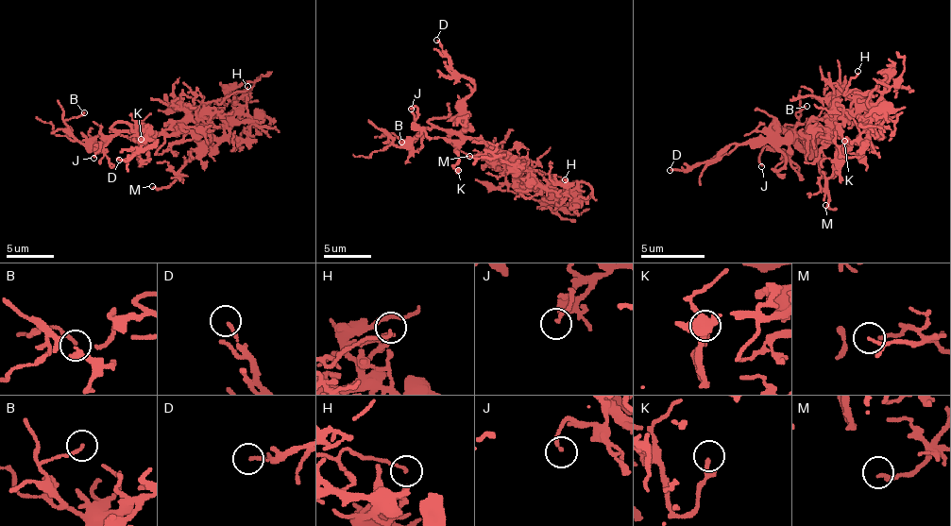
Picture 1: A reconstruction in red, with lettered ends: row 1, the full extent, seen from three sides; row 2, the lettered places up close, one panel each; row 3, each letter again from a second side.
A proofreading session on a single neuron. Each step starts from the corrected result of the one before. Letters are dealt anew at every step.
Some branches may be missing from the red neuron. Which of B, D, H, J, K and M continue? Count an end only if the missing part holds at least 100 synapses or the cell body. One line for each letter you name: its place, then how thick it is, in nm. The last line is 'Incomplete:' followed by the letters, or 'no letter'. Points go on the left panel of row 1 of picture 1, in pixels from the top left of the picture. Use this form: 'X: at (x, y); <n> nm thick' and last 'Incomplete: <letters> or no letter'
K: at (141, 139); 200 nm thick
Incomplete: K

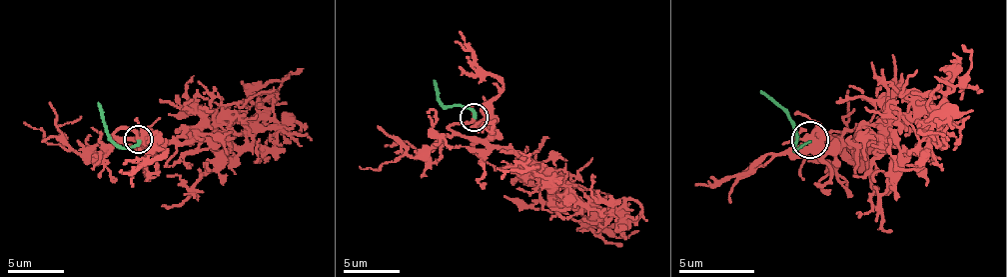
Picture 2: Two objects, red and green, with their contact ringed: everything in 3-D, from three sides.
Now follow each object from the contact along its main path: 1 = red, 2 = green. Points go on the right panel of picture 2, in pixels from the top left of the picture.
1: (810, 139), (829, 147), (871, 143), (893, 121), (927, 117), (972, 68), (972, 53), (961, 45)
2: (810, 139), (795, 151), (791, 121), (761, 91)

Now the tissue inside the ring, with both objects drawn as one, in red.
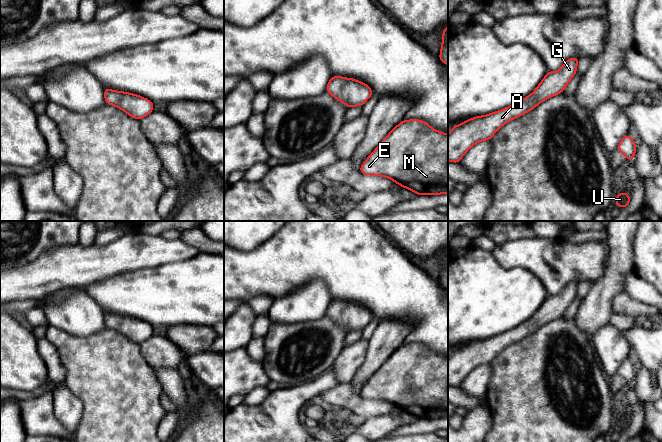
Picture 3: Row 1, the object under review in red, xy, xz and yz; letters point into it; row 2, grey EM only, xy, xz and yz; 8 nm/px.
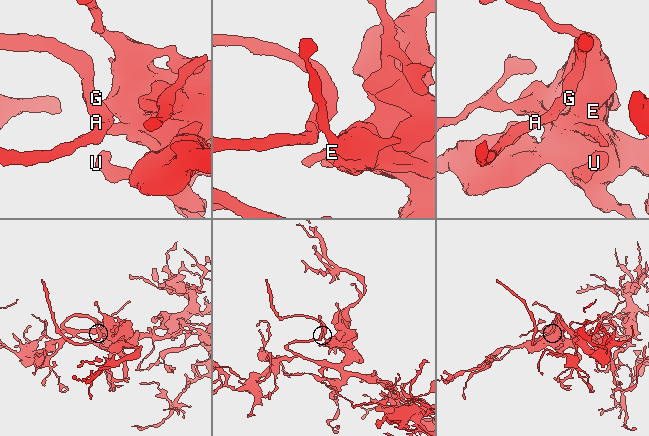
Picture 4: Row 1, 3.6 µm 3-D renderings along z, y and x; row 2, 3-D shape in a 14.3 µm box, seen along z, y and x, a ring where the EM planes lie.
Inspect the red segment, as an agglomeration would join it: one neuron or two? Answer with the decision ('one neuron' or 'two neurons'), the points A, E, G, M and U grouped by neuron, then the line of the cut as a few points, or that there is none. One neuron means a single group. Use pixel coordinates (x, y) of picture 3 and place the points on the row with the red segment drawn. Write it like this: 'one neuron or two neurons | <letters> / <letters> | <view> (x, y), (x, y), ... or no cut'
one neuron | A E G M U | no cut

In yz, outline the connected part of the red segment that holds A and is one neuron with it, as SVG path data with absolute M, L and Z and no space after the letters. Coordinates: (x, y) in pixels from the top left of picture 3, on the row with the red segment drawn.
M578 57L570 58L558 71L548 71L537 88L516 104L453 126L448 134L448 161L459 163L473 145L490 140L507 122L533 110L546 99L562 93L576 74L578 60Z

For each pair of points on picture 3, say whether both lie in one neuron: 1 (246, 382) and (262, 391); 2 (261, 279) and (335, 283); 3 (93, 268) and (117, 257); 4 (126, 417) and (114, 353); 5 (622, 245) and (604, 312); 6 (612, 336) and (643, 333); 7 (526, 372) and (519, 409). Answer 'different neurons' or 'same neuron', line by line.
1: different neurons
2: same neuron
3: same neuron
4: same neuron
5: same neuron
6: different neurons
7: same neuron

